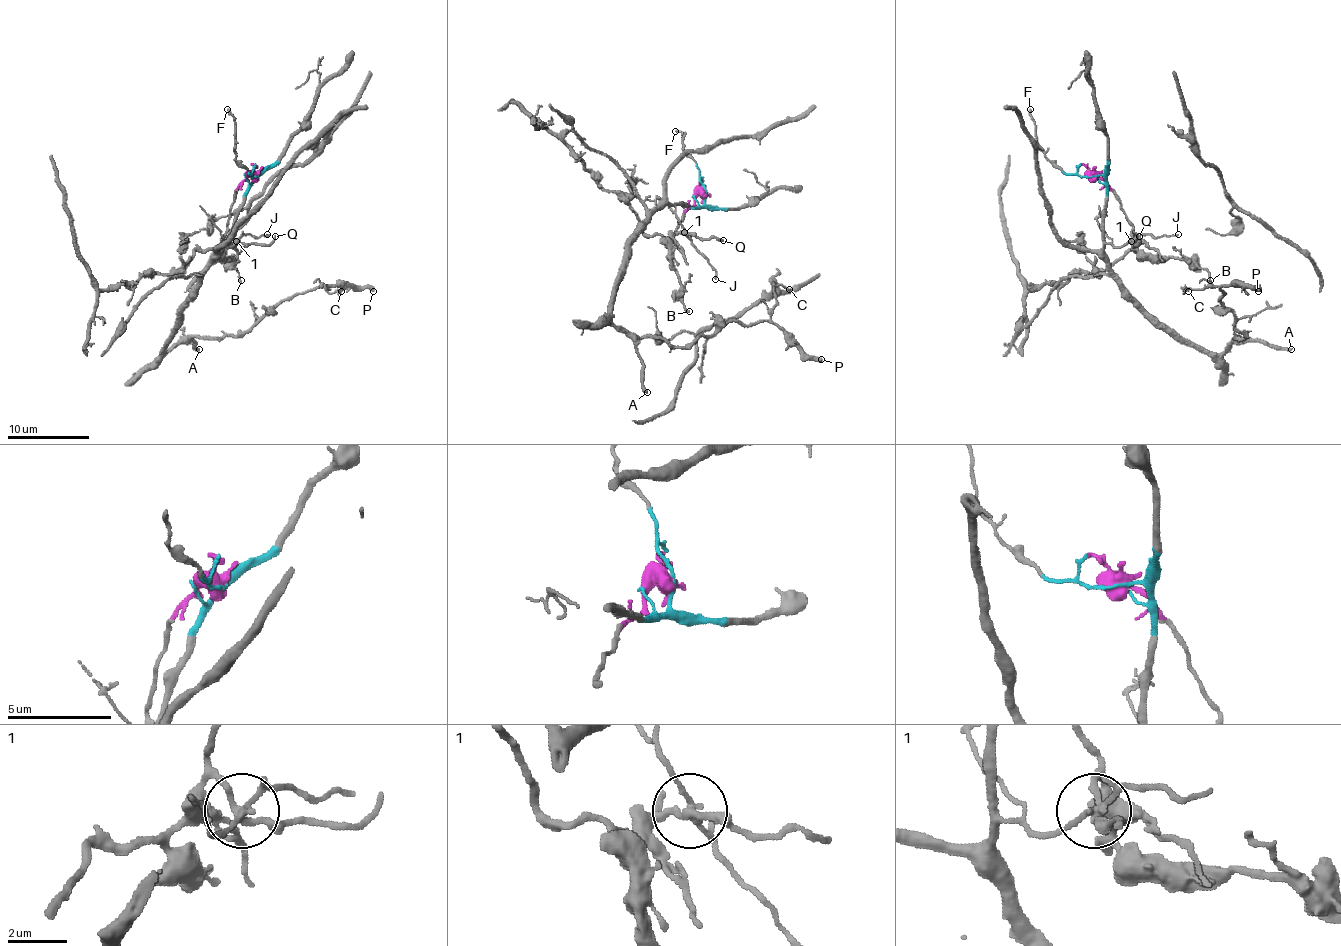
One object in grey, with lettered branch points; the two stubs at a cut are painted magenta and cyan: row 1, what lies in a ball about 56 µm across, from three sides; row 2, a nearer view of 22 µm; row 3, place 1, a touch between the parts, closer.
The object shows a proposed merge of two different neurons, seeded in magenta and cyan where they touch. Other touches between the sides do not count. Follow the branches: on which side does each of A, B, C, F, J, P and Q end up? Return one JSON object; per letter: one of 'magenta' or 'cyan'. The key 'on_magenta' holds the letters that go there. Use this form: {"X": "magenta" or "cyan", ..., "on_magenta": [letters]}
{"A": "cyan", "B": "magenta", "C": "cyan", "F": "cyan", "J": "cyan", "P": "cyan", "Q": "magenta", "on_magenta": ["B", "Q"]}

